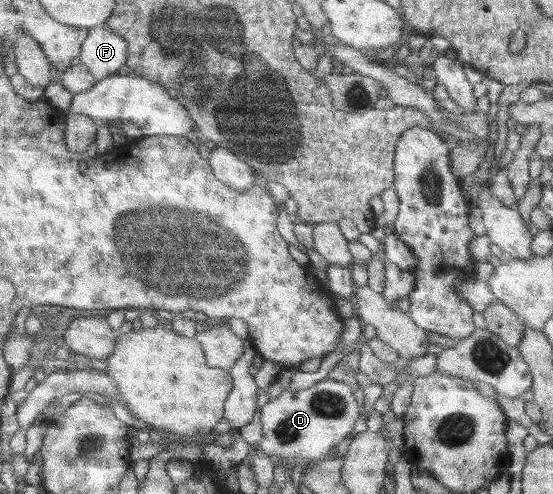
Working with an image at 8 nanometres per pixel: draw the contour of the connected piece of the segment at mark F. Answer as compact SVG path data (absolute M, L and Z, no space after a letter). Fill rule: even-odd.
M109 25L90 29L76 62L85 65L98 80L115 76L127 64L130 45Z

